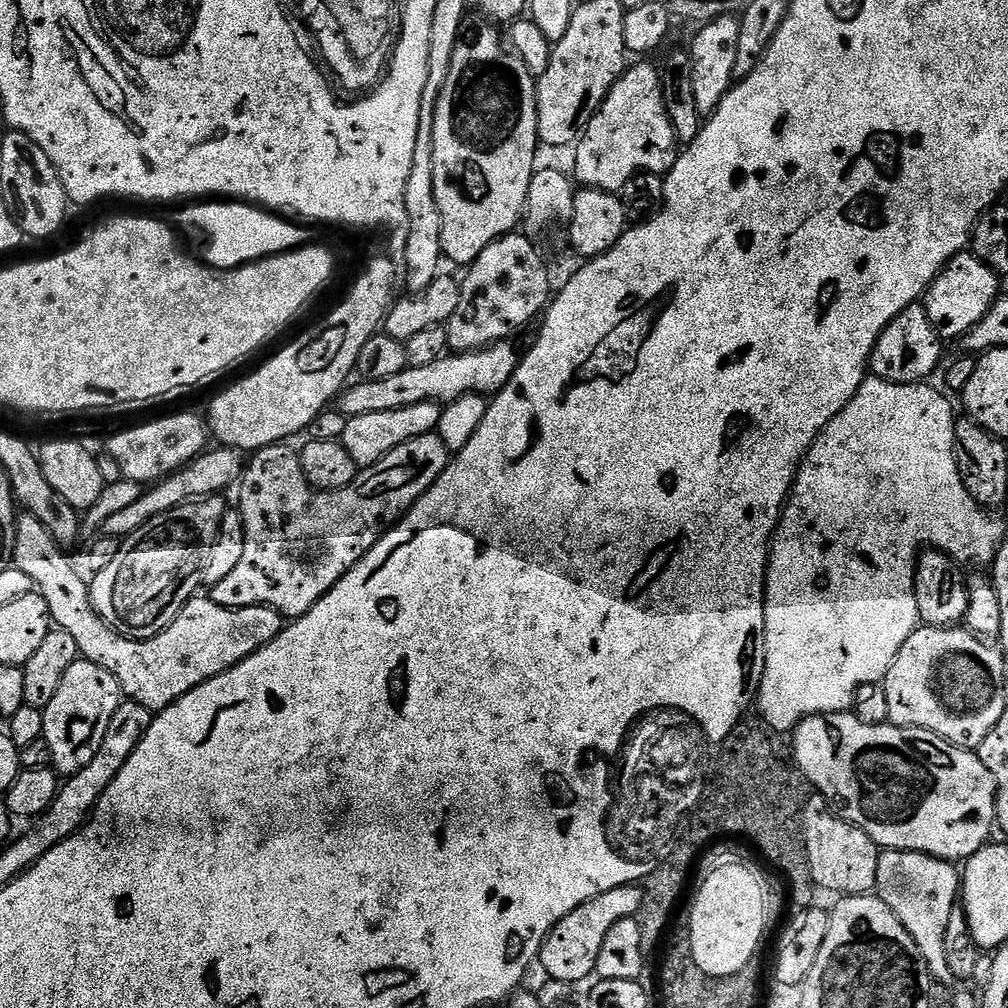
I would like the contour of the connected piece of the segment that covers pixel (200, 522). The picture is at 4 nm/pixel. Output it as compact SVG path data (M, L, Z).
M223 495L210 496L210 497L208 497L207 500L198 500L198 501L195 501L190 504L184 504L180 508L175 508L174 510L170 510L166 514L162 514L158 518L154 518L150 522L146 522L146 526L142 526L142 530L138 530L134 534L130 534L129 536L123 537L123 540L122 540L122 543L120 546L120 553L114 558L114 562L110 562L110 566L106 566L106 570L102 570L101 572L95 573L95 575L93 575L91 577L92 580L90 580L90 591L92 594L92 605L94 605L94 607L96 608L97 614L99 614L99 616L101 616L101 618L103 620L105 620L105 622L110 627L112 627L112 629L114 631L120 633L120 635L122 635L122 636L128 637L128 639L130 639L130 640L148 640L152 636L158 635L158 633L161 632L162 630L166 630L170 626L170 622L174 622L174 618L178 618L178 614L184 608L184 603L186 603L186 601L189 600L190 597L193 595L194 589L192 589L192 587L195 586L196 580L197 580L197 584L198 584L198 577L201 575L202 569L204 567L204 561L207 560L208 555L210 554L210 550L214 546L214 542L216 541L216 539L218 538L218 534L220 533L220 523L222 522L222 518L224 517L224 513L226 511L226 505L224 505L224 499L225 499L225 497Z

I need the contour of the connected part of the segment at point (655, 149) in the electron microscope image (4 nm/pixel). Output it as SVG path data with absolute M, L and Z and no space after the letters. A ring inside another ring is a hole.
M636 62L636 65L629 67L621 76L616 79L616 84L608 91L608 96L601 102L600 108L592 116L592 120L584 130L584 135L580 137L575 145L574 153L576 152L576 176L574 172L574 180L577 185L585 188L597 188L603 192L623 193L626 182L630 182L635 176L642 172L655 172L657 174L666 174L676 164L678 155L678 141L674 126L670 126L670 118L666 114L666 102L664 101L664 82L662 79L661 69L656 69L652 64L644 64L648 62Z

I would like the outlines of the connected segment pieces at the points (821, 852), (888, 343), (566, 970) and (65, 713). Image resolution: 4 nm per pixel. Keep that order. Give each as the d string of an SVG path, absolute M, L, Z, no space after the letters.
M806 818L808 846L812 856L814 878L829 890L838 890L843 897L866 896L875 889L878 878L878 858L881 849L862 830L852 830L848 824L840 824L835 818Z
M917 302L902 310L886 330L878 338L872 356L868 360L871 375L895 384L925 383L938 369L940 364L940 347L942 341L934 326L930 326L930 318L926 318L923 303Z
M636 884L618 886L614 890L606 890L606 894L598 894L598 898L590 898L590 902L582 902L550 934L544 939L538 957L539 967L544 967L544 976L549 980L557 980L567 986L577 986L586 974L595 972L598 966L598 954L602 954L602 942L611 927L623 920L631 920L640 911L643 900L642 887Z
M83 658L76 660L74 666L66 670L50 706L42 710L44 740L50 746L52 768L61 777L78 774L78 770L94 762L94 754L98 754L98 746L102 746L102 738L106 738L110 718L114 718L114 710L118 710L121 702L118 678L114 678L110 670L102 670L102 666Z

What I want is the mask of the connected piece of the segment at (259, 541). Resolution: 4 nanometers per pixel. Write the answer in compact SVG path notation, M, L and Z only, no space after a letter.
M427 432L418 438L410 438L410 442L402 442L402 446L398 446L398 450L390 450L390 454L386 454L386 458L382 458L382 462L378 462L372 468L363 469L350 486L346 486L342 490L334 490L333 492L322 492L313 488L308 483L308 479L304 477L304 471L300 465L299 451L295 447L293 449L288 447L292 446L284 442L272 444L268 448L260 449L259 452L255 453L247 461L246 467L238 481L238 489L240 488L238 511L242 514L242 522L246 530L246 550L242 553L242 559L239 560L238 567L229 576L222 578L222 582L211 585L210 599L218 602L218 606L226 606L227 608L249 608L250 606L262 606L265 604L267 608L278 610L281 616L287 618L289 621L293 621L300 616L306 615L380 541L382 535L380 524L391 526L403 520L410 509L422 498L422 494L426 494L426 490L430 490L430 486L434 486L437 478L448 469L450 453L446 442L442 442L439 434L436 432Z

